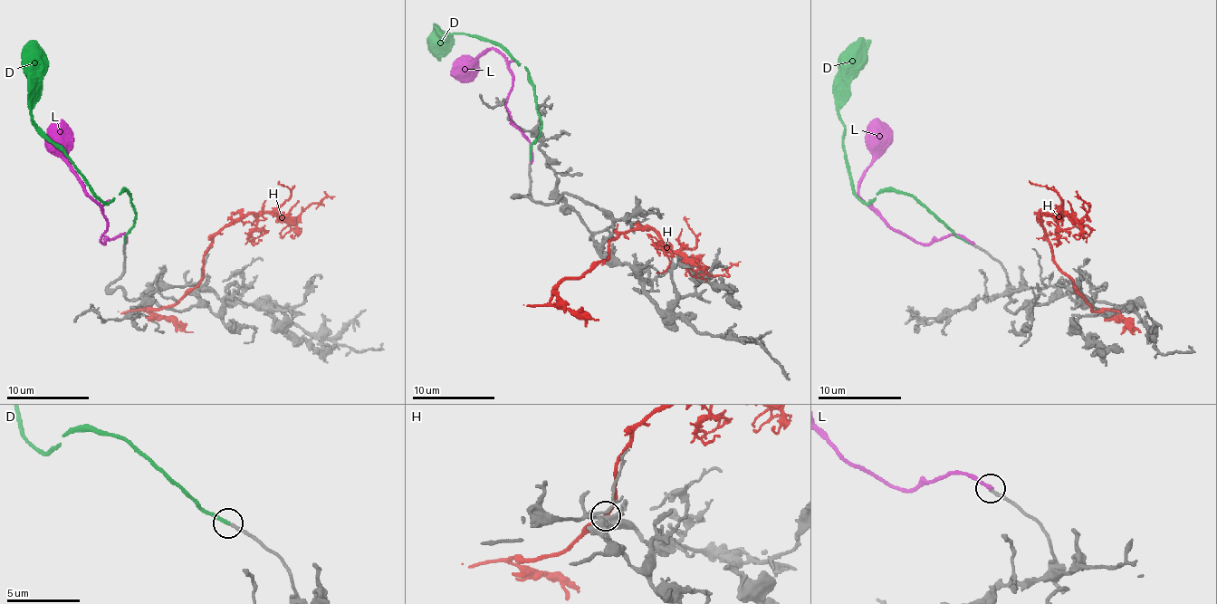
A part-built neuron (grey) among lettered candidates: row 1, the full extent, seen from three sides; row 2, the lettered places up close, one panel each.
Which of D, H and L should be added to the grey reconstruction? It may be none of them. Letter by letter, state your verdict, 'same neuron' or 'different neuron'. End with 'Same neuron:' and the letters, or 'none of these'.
D: same neuron
H: different neuron
L: different neuron
Same neuron: D

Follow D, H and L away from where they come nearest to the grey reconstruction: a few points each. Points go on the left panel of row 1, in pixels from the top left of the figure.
D: (124, 242), (135, 217), (129, 193), (122, 191), (106, 203), (32, 119), (30, 41)
H: (198, 285), (206, 248), (227, 225), (247, 214), (278, 214), (292, 222), (309, 203), (334, 196)
L: (127, 242), (124, 234), (106, 242), (100, 240), (106, 232), (106, 217), (57, 146), (54, 123)

